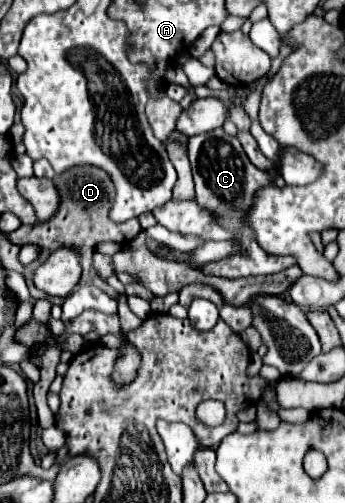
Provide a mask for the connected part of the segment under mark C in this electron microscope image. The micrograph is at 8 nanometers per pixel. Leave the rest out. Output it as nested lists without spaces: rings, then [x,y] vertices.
[[[221,127],[189,139],[189,161],[193,167],[197,203],[209,209],[223,225],[229,227],[237,225],[239,229],[239,225],[243,225],[239,221],[243,221],[247,209],[253,203],[253,193],[259,187],[273,183],[267,171],[261,171],[251,165],[239,139],[235,135],[225,133]]]

